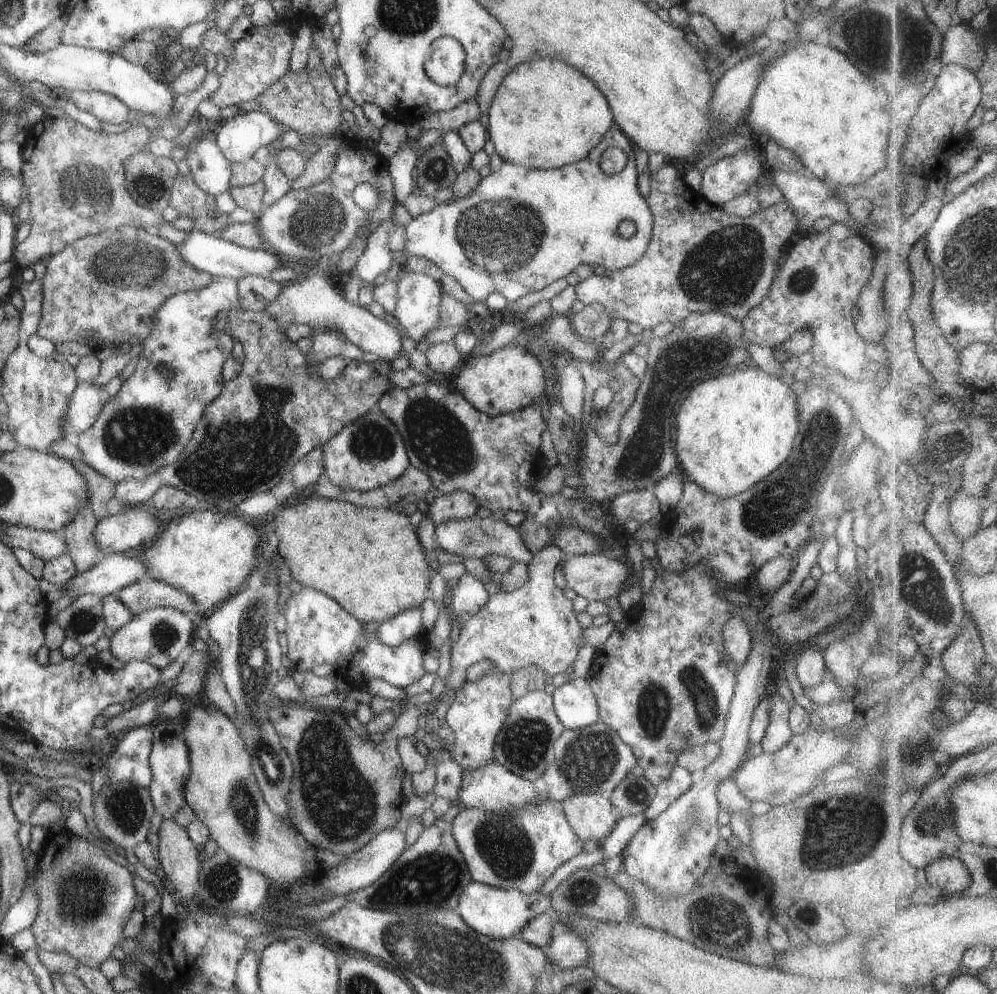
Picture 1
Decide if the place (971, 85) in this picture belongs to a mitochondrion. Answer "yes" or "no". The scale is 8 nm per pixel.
no

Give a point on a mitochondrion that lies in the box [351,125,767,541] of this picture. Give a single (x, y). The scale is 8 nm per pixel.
(643, 456)

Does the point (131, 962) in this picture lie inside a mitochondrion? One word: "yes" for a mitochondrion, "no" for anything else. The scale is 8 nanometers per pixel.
no

